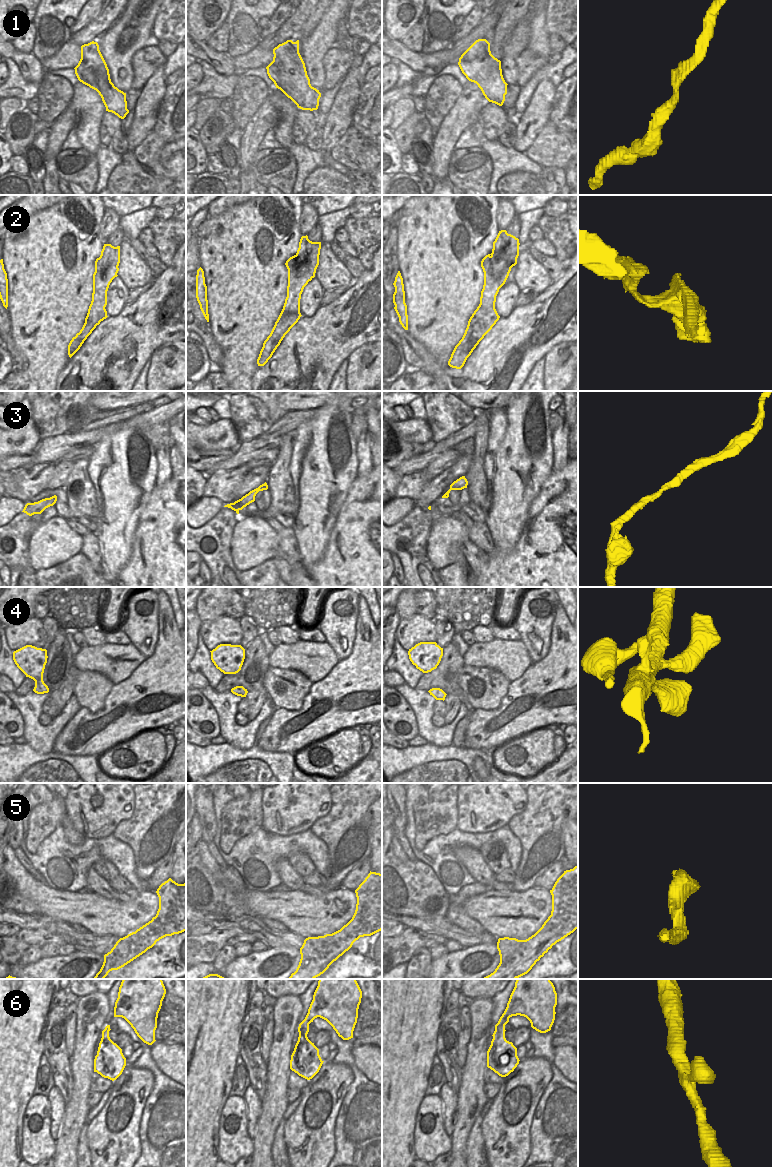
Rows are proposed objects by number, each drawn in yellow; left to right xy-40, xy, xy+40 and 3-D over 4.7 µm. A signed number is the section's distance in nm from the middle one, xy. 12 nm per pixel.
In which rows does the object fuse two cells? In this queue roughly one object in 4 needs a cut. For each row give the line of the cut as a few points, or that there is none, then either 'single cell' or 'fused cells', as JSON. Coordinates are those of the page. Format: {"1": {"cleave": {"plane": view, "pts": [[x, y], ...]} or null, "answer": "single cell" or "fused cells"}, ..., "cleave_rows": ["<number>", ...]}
{"1": {"cleave": null, "answer": "single cell"}, "2": {"cleave": {"plane": "xy", "pts": [[296, 254], [306, 259], [316, 268]]}, "answer": "fused cells"}, "3": {"cleave": null, "answer": "single cell"}, "4": {"cleave": null, "answer": "single cell"}, "5": {"cleave": null, "answer": "single cell"}, "6": {"cleave": null, "answer": "single cell"}, "cleave_rows": ["2"]}

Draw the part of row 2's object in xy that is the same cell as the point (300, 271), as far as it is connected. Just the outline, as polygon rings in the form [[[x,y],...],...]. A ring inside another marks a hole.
[[[297,255],[290,257],[285,265],[288,269],[287,297],[270,335],[263,343],[257,359],[258,366],[264,366],[268,362],[285,335],[302,316],[300,313],[301,294],[308,282],[315,277],[316,268]]]

